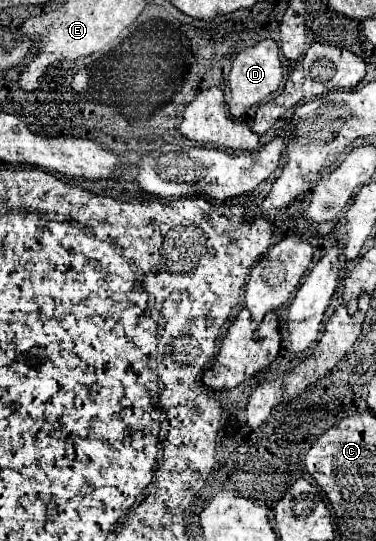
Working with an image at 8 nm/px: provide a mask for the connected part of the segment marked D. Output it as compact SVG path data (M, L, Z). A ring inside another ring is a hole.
M273 39L261 41L255 47L243 49L235 57L231 73L229 73L229 91L231 91L229 111L231 111L231 115L243 117L249 111L249 107L259 105L271 93L275 93L281 85L281 79L283 79L283 67L281 67L281 59L279 59L279 47Z

